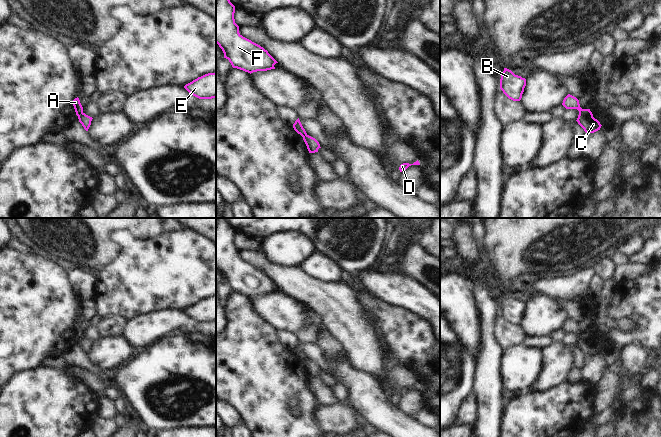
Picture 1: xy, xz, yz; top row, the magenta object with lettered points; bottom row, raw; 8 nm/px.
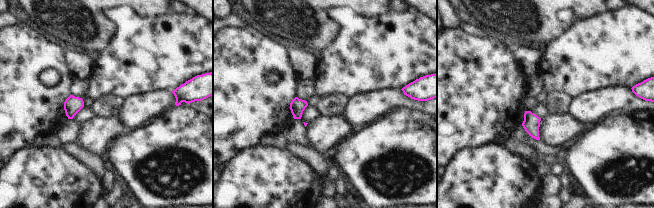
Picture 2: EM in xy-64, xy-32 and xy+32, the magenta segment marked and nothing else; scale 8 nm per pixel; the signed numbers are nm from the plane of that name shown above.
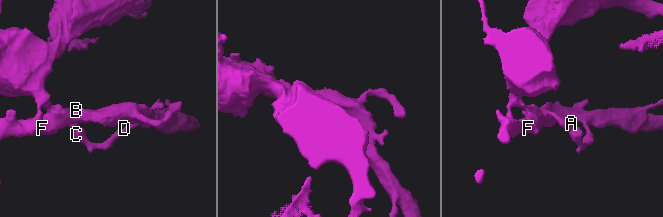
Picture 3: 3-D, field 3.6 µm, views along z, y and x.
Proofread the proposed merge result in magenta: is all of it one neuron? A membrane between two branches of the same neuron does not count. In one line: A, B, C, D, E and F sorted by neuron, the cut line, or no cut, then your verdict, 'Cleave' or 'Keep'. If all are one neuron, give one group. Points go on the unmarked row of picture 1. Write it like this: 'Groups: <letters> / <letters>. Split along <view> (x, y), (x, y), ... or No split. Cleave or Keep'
Groups: A / B C D E F. Split along xy (82, 335), (78, 341). Cleave

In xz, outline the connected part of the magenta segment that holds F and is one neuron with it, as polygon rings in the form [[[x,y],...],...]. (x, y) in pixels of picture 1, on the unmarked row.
[[[219,218],[216,221],[216,267],[222,273],[224,282],[229,284],[233,292],[250,298],[275,293],[274,289],[278,286],[268,275],[239,257],[239,250],[235,247],[234,237],[235,230],[225,219]]]

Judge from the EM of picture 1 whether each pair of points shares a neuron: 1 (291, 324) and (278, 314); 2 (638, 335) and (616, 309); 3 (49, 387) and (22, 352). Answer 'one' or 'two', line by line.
1: one
2: one
3: two

